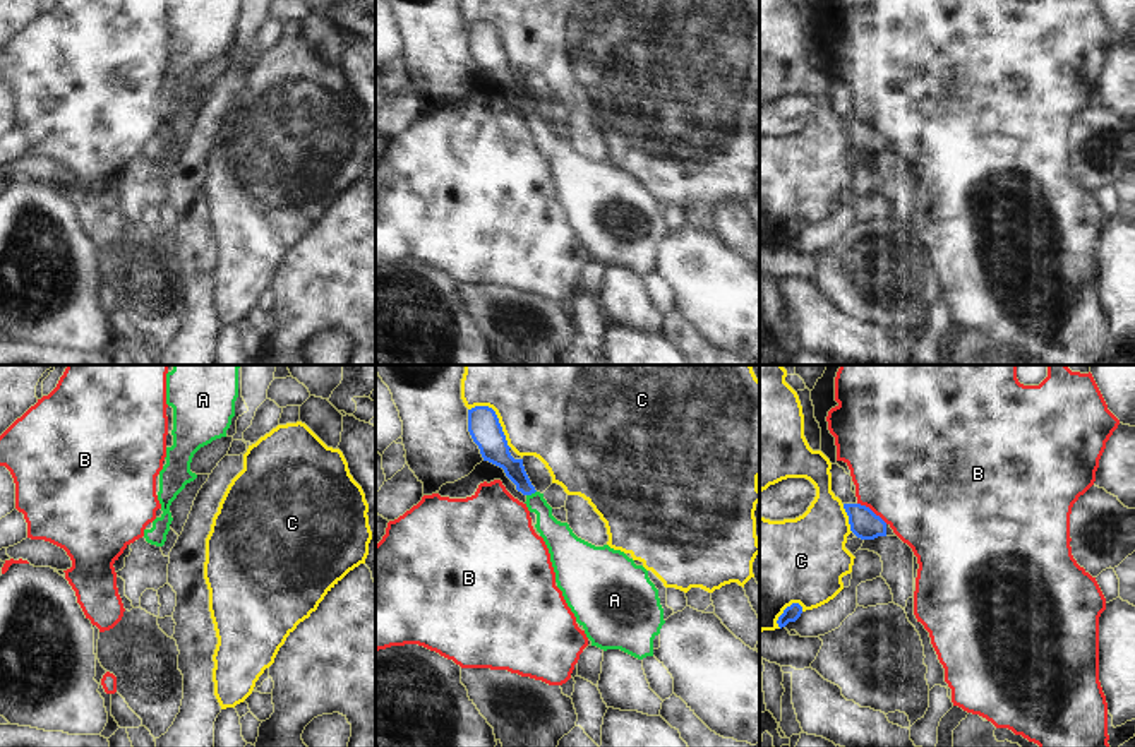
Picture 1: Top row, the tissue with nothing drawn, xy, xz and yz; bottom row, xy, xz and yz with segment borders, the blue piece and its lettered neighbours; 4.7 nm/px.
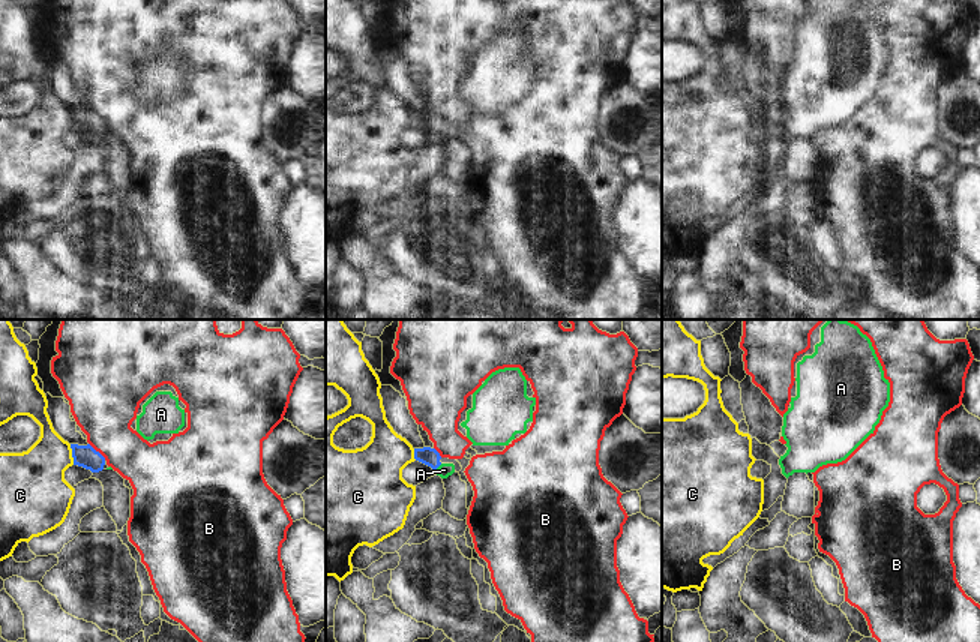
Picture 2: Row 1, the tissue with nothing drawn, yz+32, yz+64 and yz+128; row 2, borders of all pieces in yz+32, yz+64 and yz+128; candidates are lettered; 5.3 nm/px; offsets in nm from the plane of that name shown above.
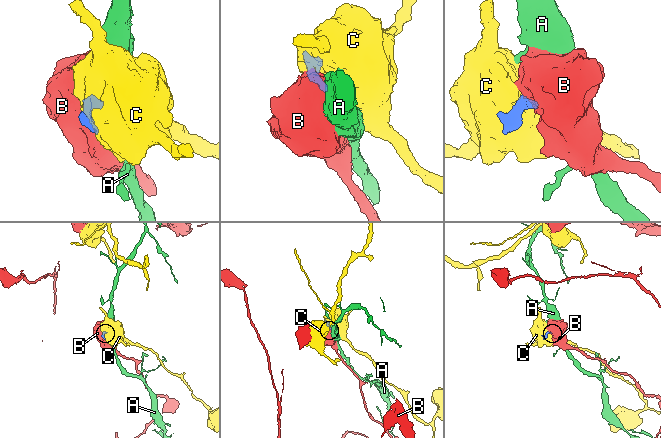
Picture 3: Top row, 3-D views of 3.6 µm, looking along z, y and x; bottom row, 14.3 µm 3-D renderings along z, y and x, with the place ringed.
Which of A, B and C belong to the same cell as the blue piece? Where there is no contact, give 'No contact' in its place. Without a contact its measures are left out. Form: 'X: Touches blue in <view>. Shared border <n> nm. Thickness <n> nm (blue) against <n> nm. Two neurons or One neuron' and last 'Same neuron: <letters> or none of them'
A: Touches blue in xz. Shared border 50 nm. Thickness 110 nm (blue) against 140 nm. One neuron
B: Touches blue in yz. Shared border 170 nm. Thickness 140 nm (blue) against 500 nm. Two neurons
C: Touches blue in xz. Shared border 280 nm. Thickness 150 nm (blue) against 480 nm. Two neurons
Same neuron: A

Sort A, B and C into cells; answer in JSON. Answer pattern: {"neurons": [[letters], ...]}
{"neurons": [["A"], ["B"], ["C"]]}

